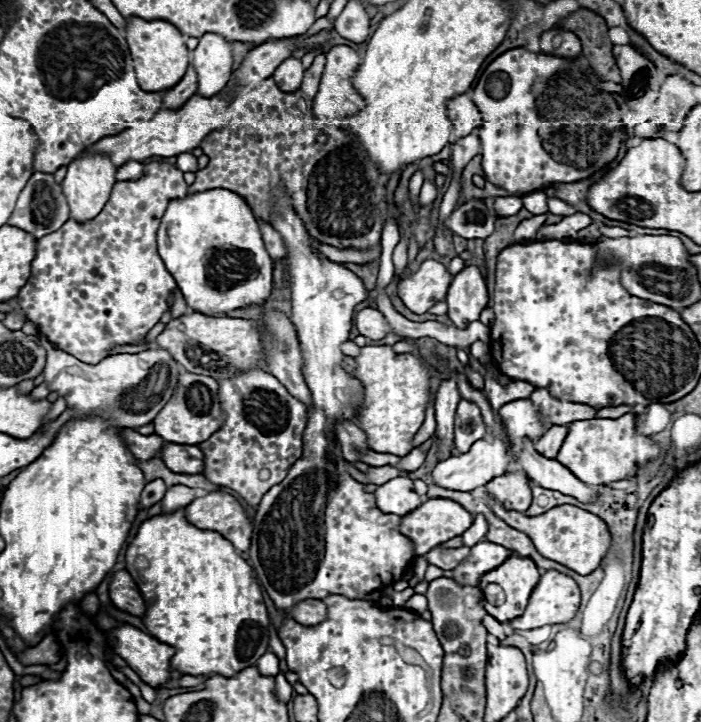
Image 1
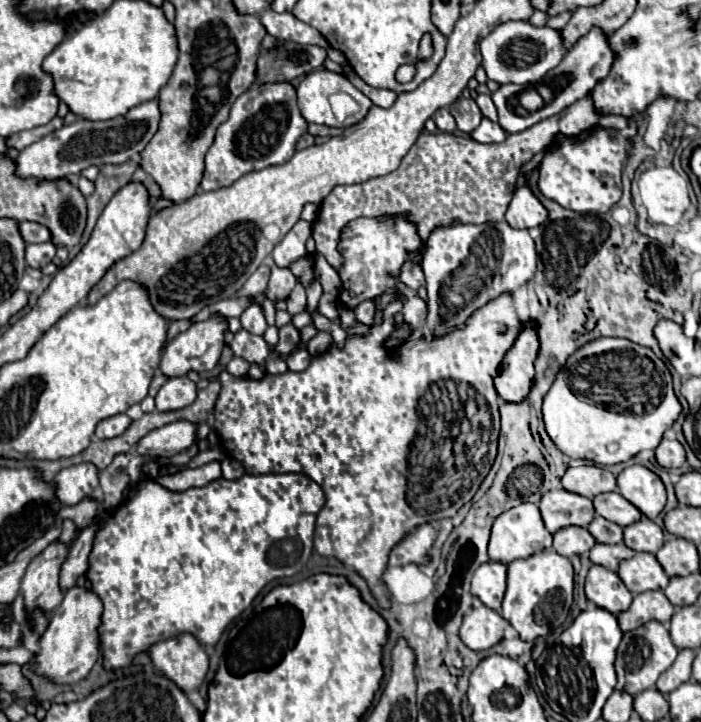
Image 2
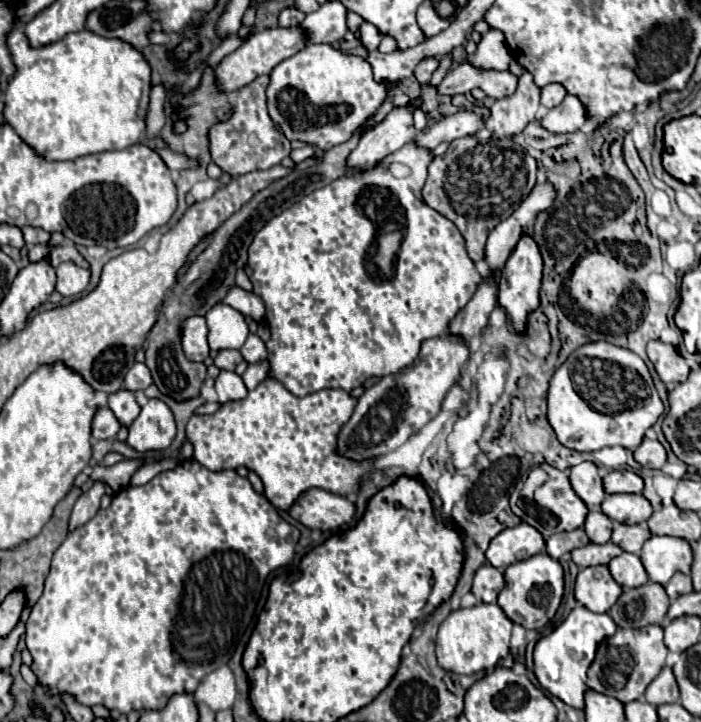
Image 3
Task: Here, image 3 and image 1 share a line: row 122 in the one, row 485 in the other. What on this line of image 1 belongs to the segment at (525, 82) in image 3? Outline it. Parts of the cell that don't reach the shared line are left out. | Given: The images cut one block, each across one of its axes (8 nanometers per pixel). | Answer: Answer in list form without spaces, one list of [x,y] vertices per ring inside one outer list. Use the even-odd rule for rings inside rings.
[[[514,470],[502,476],[496,476],[486,484],[488,494],[498,500],[506,510],[526,512],[532,500],[532,490],[528,486],[528,478],[524,472]]]

